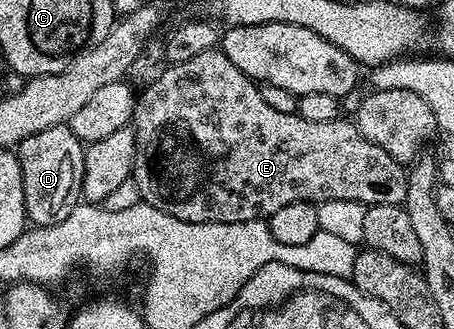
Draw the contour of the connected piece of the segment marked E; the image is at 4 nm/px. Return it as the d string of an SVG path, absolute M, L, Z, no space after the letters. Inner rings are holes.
M217 48L202 52L199 56L192 57L185 62L173 62L165 68L162 76L139 91L136 99L136 110L132 114L130 123L136 131L136 159L132 165L131 179L137 182L141 199L148 202L154 208L174 216L178 220L187 222L255 222L257 220L271 219L278 208L286 208L286 204L295 202L311 202L319 204L330 200L354 200L363 206L374 204L394 204L403 206L406 200L406 188L408 187L408 171L405 163L394 160L378 144L370 144L362 132L358 132L355 121L337 120L326 124L314 124L314 120L306 120L295 112L285 114L270 108L262 98L259 85L253 79L247 78L237 66L228 59L223 49Z

